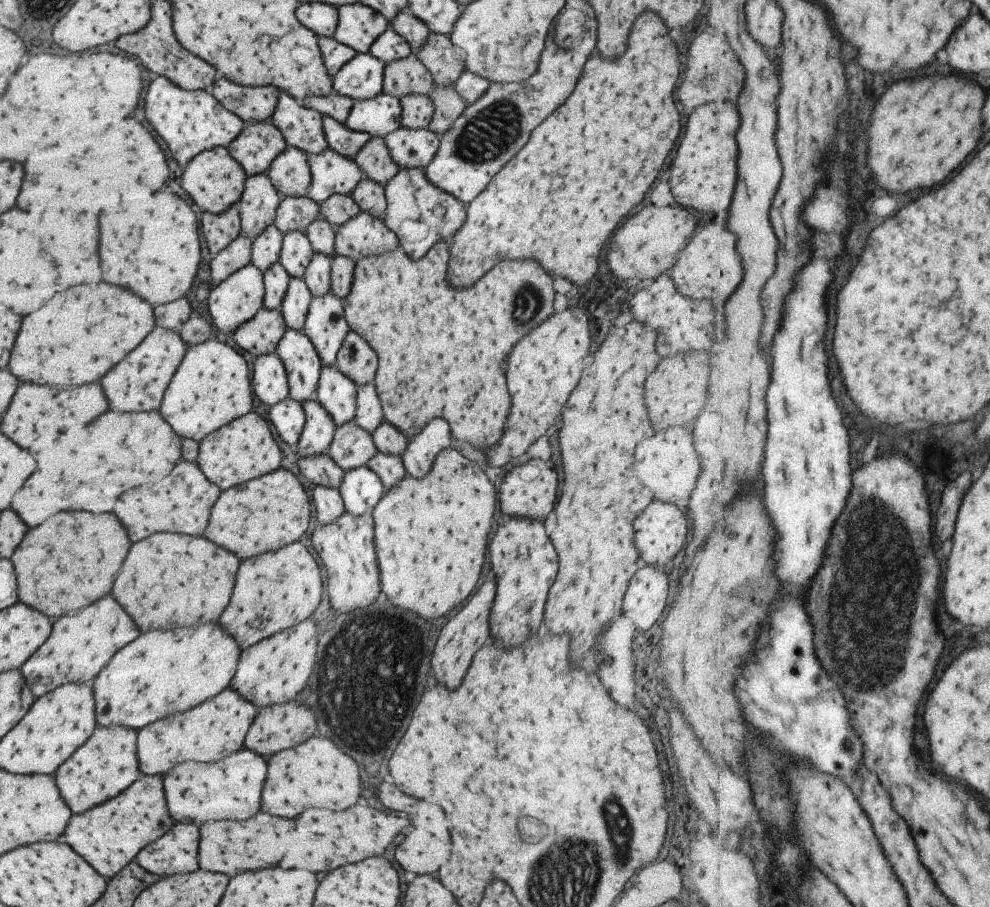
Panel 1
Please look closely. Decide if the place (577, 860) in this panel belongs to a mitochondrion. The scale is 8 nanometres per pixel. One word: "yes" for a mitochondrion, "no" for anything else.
yes

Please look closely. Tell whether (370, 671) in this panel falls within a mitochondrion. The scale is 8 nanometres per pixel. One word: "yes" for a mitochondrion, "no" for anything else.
yes

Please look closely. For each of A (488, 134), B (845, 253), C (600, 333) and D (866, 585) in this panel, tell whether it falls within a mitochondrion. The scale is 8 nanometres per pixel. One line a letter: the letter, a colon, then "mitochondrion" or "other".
A: mitochondrion
B: other
C: other
D: mitochondrion

